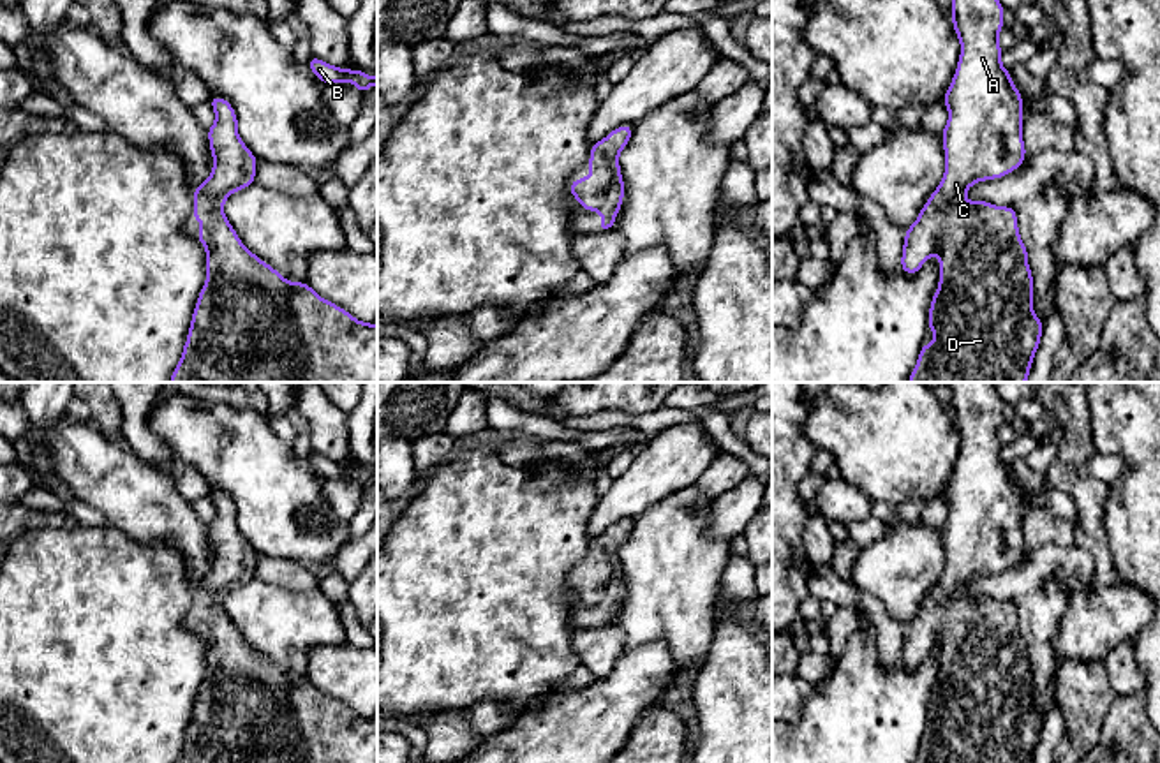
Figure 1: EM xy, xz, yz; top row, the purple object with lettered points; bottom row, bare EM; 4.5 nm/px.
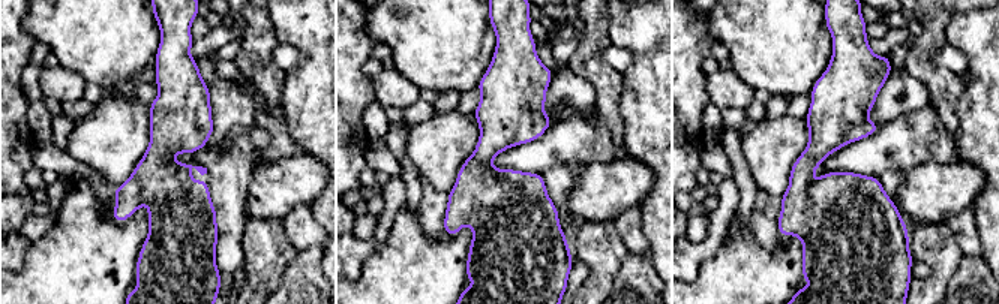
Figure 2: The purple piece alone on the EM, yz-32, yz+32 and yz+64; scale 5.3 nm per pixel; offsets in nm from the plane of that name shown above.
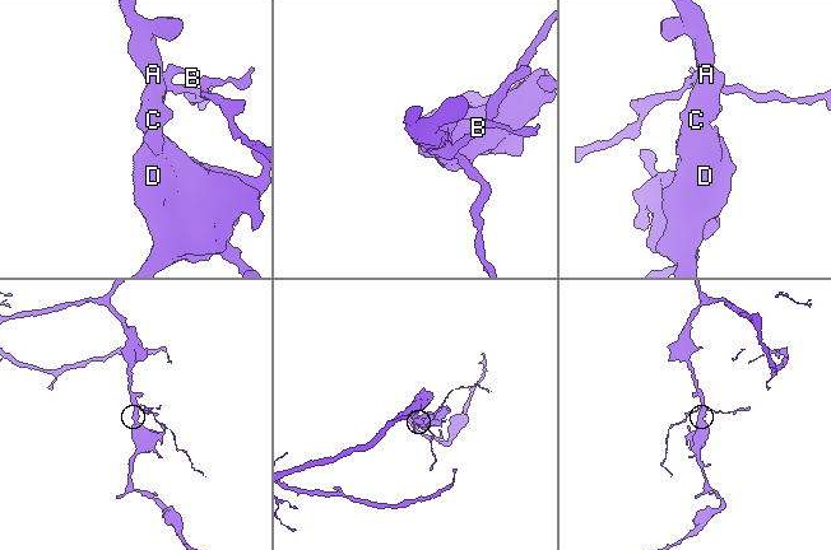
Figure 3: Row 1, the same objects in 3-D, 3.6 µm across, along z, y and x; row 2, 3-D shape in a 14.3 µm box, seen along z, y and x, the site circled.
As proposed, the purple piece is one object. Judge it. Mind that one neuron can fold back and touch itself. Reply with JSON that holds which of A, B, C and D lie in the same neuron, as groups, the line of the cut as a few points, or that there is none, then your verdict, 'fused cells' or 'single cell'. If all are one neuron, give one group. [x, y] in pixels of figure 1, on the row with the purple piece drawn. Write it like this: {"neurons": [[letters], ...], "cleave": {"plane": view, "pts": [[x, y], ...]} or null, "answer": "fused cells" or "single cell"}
{"neurons": [["A", "B", "C", "D"]], "cleave": null, "answer": "single cell"}

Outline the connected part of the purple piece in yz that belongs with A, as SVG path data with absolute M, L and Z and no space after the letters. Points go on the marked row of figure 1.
M952 0L950 14L952 14L954 32L961 42L961 56L957 60L956 74L950 81L950 86L941 99L948 109L948 122L940 132L943 139L943 152L945 152L945 173L936 190L929 196L929 199L922 206L917 220L904 233L903 256L901 256L901 266L899 266L904 273L915 275L917 271L922 270L927 257L931 256L940 257L940 280L938 280L938 289L929 305L929 321L927 321L927 330L934 331L934 342L924 344L920 347L917 365L911 370L908 382L1026 382L1033 365L1035 352L1040 345L1044 322L1035 315L1035 310L1033 310L1033 273L1028 264L1028 247L1019 236L1015 208L1012 206L1001 208L989 201L968 201L964 197L966 190L971 185L978 181L985 181L985 180L1003 178L1005 174L1010 174L1019 166L1022 166L1026 159L1026 146L1022 141L1022 97L1021 97L1022 93L1019 88L1014 86L1010 70L1007 70L1001 65L1003 49L1000 46L998 35L1005 26L1003 12L1005 12L1005 7L1000 4L1000 0Z

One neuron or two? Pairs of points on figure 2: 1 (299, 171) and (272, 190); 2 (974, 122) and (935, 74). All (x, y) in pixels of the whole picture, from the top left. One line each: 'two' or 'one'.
1: one
2: two

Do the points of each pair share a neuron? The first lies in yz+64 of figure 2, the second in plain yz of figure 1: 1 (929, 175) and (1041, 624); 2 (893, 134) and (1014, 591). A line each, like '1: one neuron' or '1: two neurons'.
1: two neurons
2: one neuron

